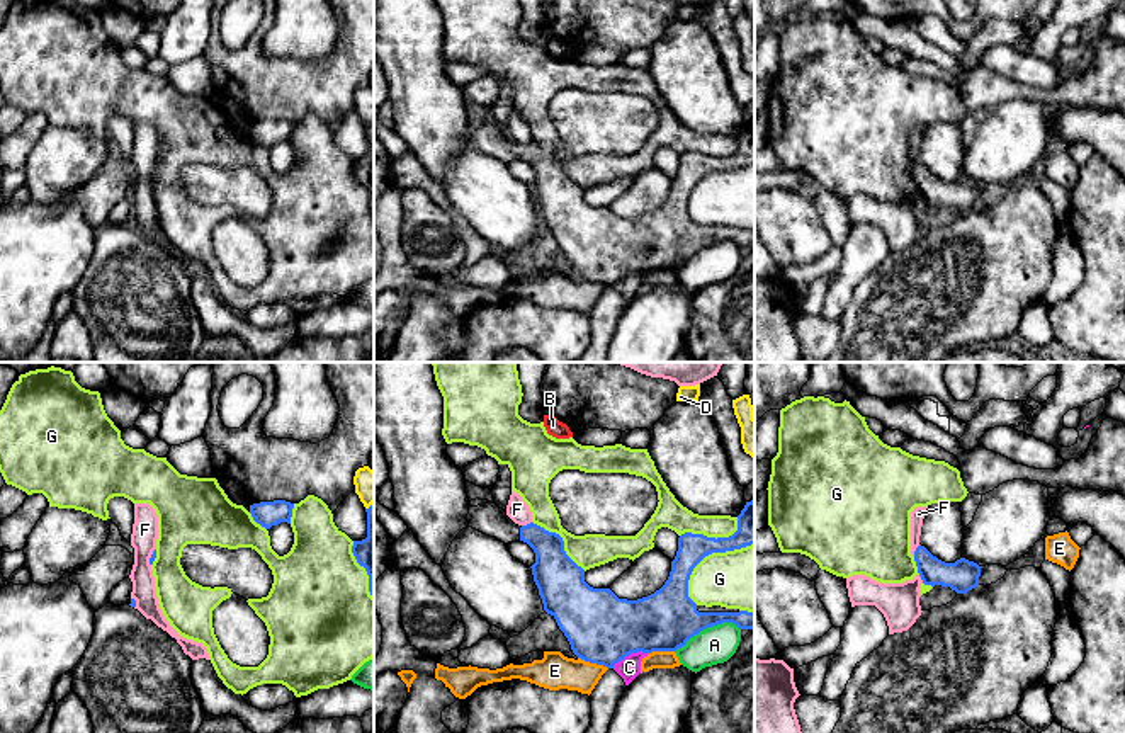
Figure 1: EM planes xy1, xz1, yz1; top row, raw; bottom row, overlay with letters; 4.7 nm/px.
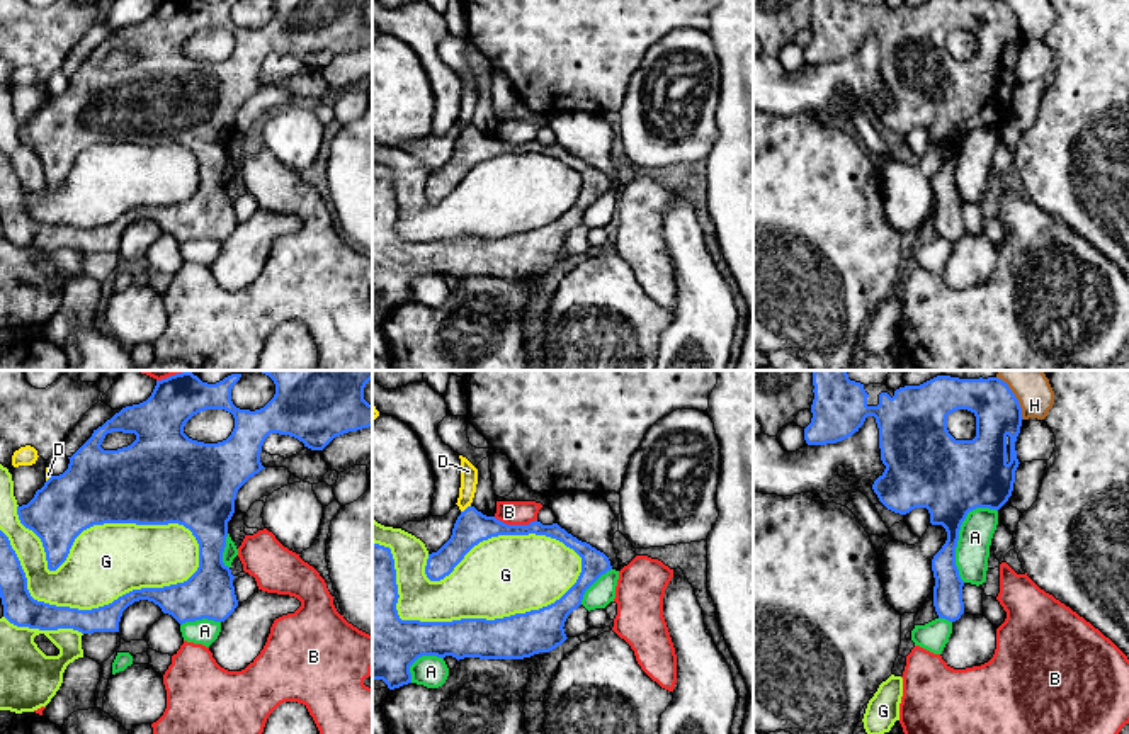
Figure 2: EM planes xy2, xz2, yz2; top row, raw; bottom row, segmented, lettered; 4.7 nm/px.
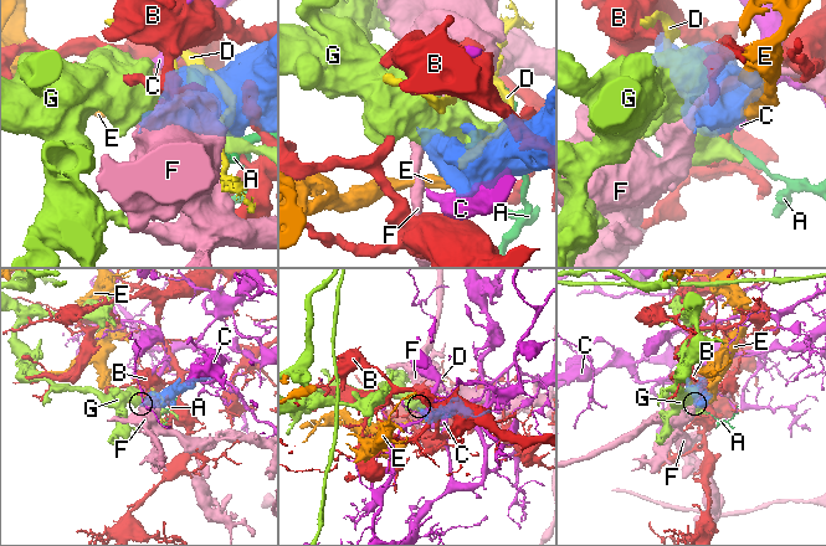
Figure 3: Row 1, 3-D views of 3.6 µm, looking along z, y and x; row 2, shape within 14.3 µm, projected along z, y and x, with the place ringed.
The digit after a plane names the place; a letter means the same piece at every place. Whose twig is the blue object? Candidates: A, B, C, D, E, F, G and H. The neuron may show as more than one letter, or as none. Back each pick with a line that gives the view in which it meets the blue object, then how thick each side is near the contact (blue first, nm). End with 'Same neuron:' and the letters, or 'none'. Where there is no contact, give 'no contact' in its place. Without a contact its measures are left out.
Same neuron: none

